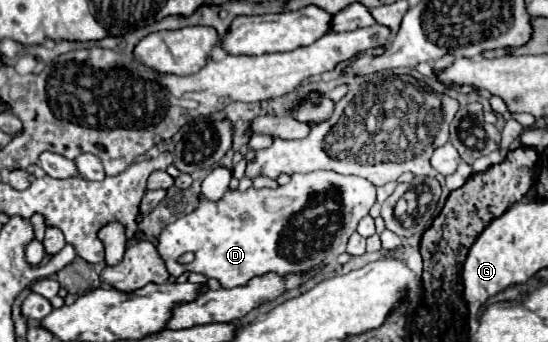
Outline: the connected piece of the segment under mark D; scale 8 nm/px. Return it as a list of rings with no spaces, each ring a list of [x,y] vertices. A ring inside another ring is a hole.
[[[317,170],[317,172],[307,172],[307,174],[293,174],[293,176],[291,176],[291,182],[285,184],[285,186],[279,186],[277,190],[269,190],[269,188],[259,188],[259,190],[257,190],[257,188],[253,188],[253,186],[247,188],[245,192],[241,192],[241,190],[227,190],[227,192],[221,196],[221,200],[217,200],[217,202],[207,200],[203,194],[199,194],[199,206],[197,206],[193,212],[185,214],[183,218],[177,218],[175,222],[171,222],[171,224],[167,224],[165,228],[161,228],[157,252],[159,252],[159,256],[163,258],[163,262],[165,262],[167,270],[169,270],[169,274],[175,276],[175,278],[181,276],[181,274],[187,270],[187,272],[203,274],[203,276],[207,276],[207,278],[217,278],[217,280],[223,284],[223,288],[233,288],[233,286],[241,286],[241,282],[249,282],[249,278],[253,278],[253,276],[257,276],[257,274],[269,272],[269,270],[277,270],[277,274],[289,274],[289,272],[293,272],[293,270],[309,270],[309,266],[313,266],[313,262],[325,262],[325,264],[335,262],[335,258],[345,252],[349,234],[353,234],[353,232],[357,230],[359,220],[361,220],[365,214],[369,214],[369,208],[373,206],[373,202],[375,202],[375,186],[373,186],[369,180],[359,178],[359,176],[343,176],[343,174],[337,174],[337,172],[333,172],[333,170]],[[185,252],[191,252],[191,254],[193,254],[193,260],[191,260],[189,264],[181,264],[181,262],[179,262],[179,258],[181,258]]]

